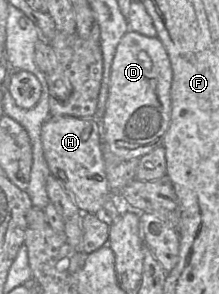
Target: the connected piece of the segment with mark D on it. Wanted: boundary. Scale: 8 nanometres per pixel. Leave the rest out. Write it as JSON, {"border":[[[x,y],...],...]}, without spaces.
{"border":[[[128,30],[112,60],[108,99],[101,123],[102,141],[123,160],[140,159],[162,146],[171,118],[172,67],[168,53],[158,37]]]}

